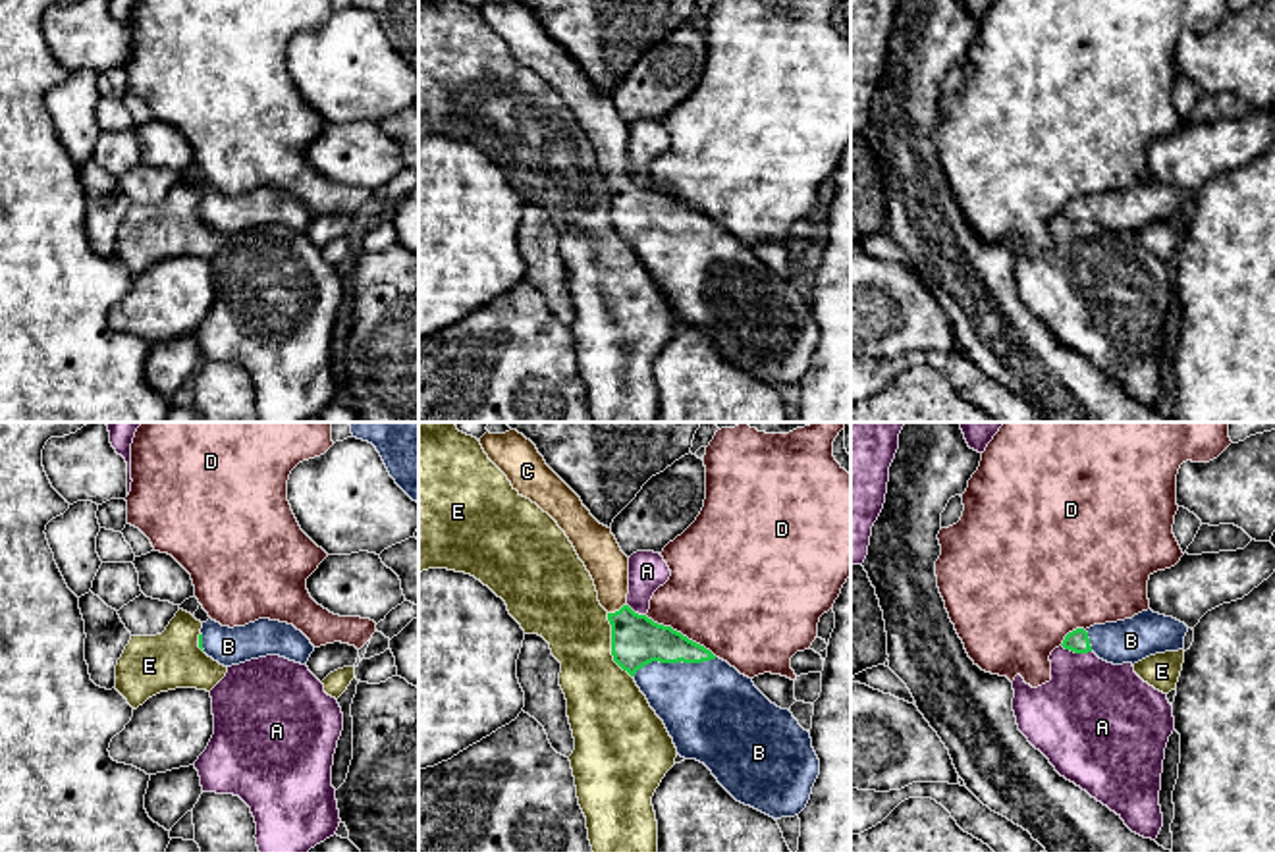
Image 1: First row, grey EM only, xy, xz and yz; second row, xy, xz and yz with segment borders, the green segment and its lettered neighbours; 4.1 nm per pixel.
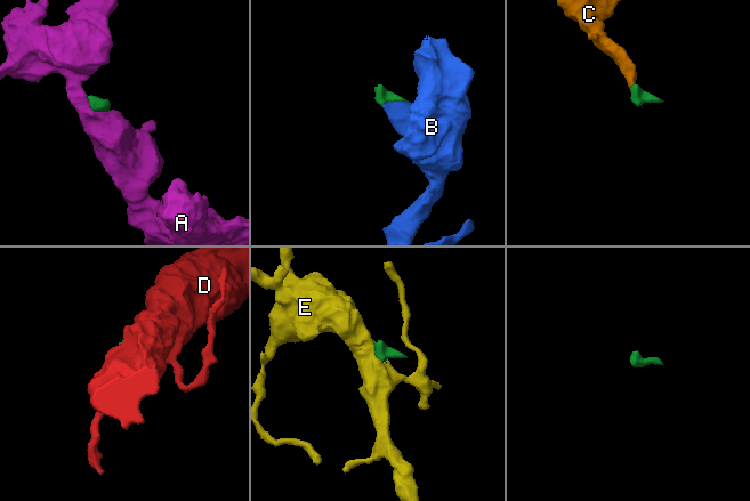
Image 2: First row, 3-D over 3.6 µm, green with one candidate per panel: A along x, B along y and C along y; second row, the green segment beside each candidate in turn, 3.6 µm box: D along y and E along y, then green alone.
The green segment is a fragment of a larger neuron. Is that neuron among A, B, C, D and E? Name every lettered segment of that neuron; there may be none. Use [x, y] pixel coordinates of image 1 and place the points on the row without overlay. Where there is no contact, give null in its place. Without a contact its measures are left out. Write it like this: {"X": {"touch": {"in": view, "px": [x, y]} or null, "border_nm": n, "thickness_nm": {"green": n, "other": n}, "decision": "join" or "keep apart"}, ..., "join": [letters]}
{"A": {"touch": {"in": "yz", "px": [1077, 220]}, "border_nm": 130, "thickness_nm": {"green": 90, "other": 420}, "decision": "keep apart"}, "B": {"touch": {"in": "xz", "px": [674, 230]}, "border_nm": 360, "thickness_nm": {"green": 220, "other": 380}, "decision": "join"}, "C": {"touch": {"in": "xz", "px": [616, 180]}, "border_nm": 90, "thickness_nm": {"green": 220, "other": 170}, "decision": "join"}, "D": {"touch": {"in": "xz", "px": [679, 201]}, "border_nm": 340, "thickness_nm": {"green": 220, "other": 480}, "decision": "keep apart"}, "E": {"touch": {"in": "xz", "px": [612, 214]}, "border_nm": 300, "thickness_nm": {"green": 220, "other": 320}, "decision": "keep apart"}, "join": ["B", "C"]}

